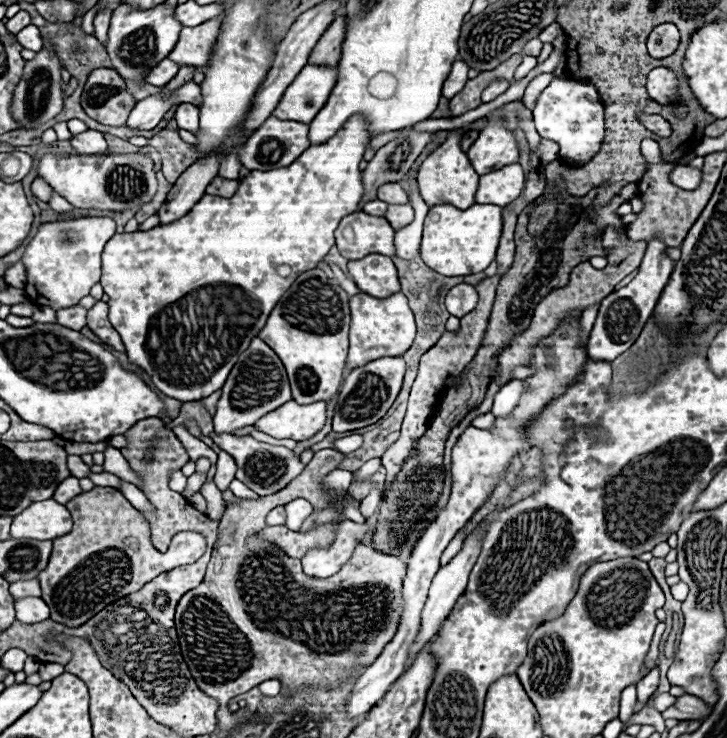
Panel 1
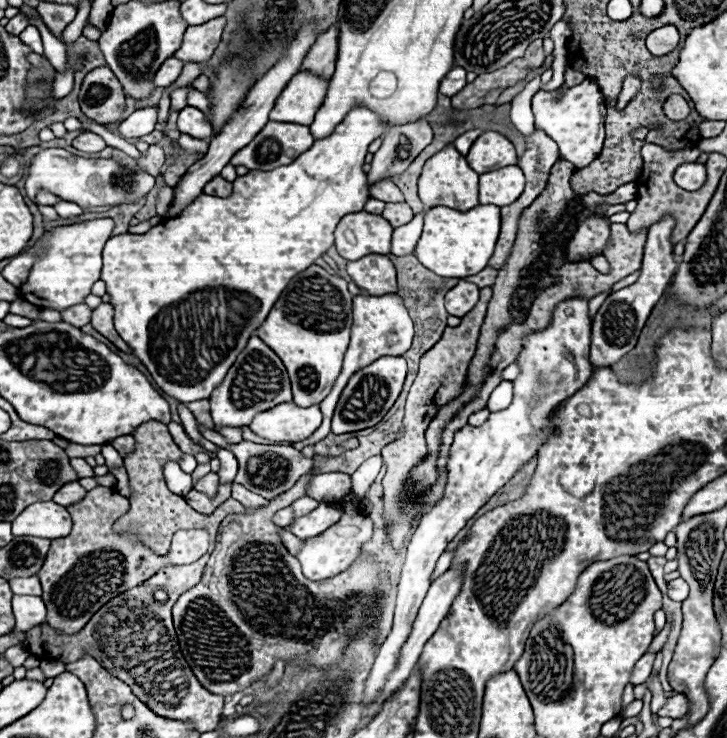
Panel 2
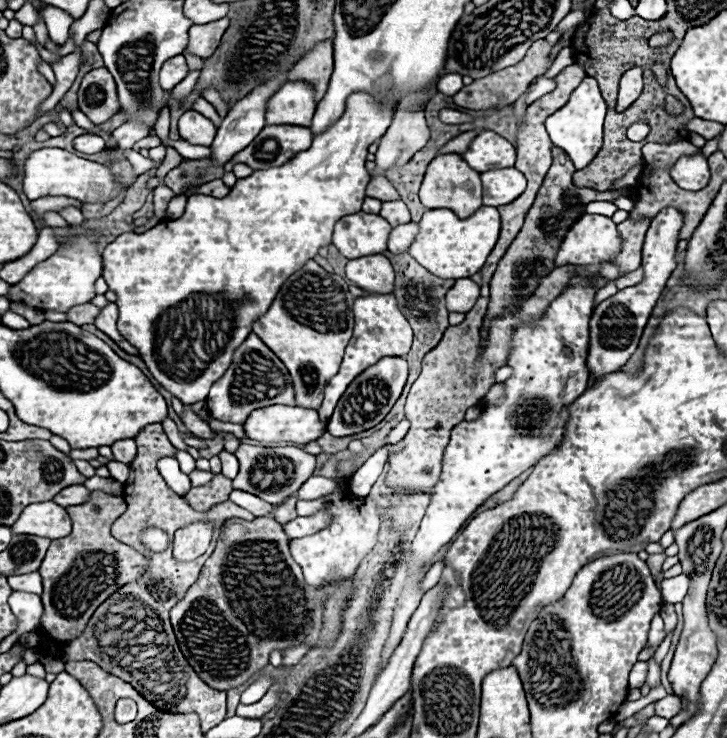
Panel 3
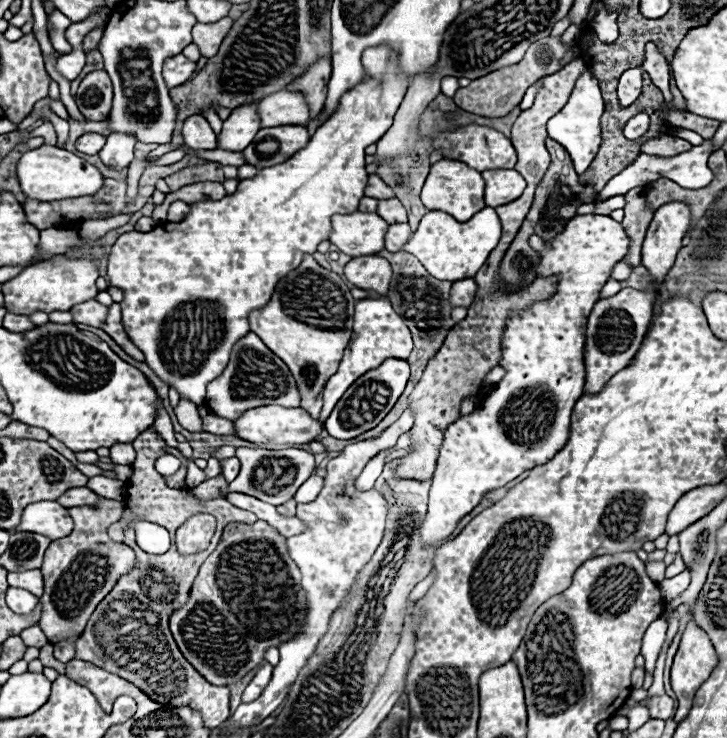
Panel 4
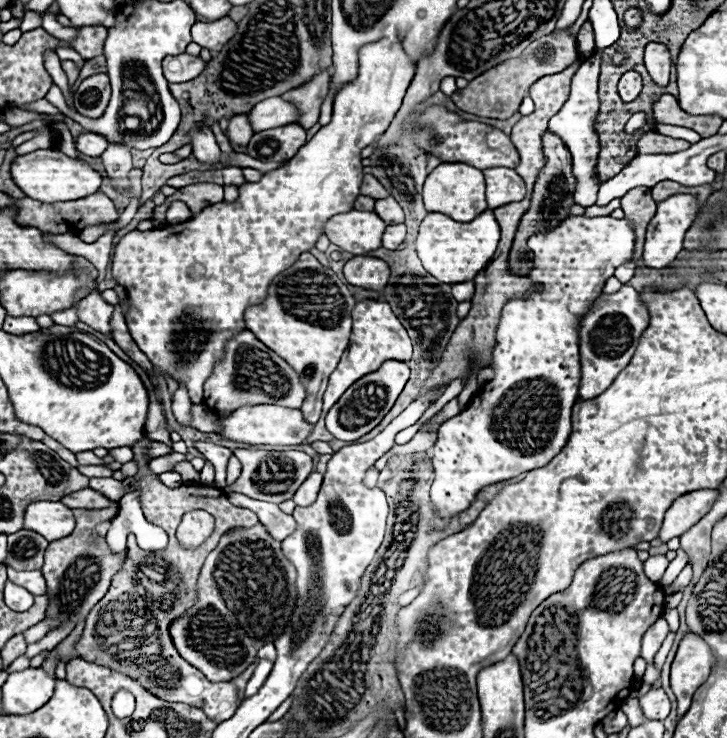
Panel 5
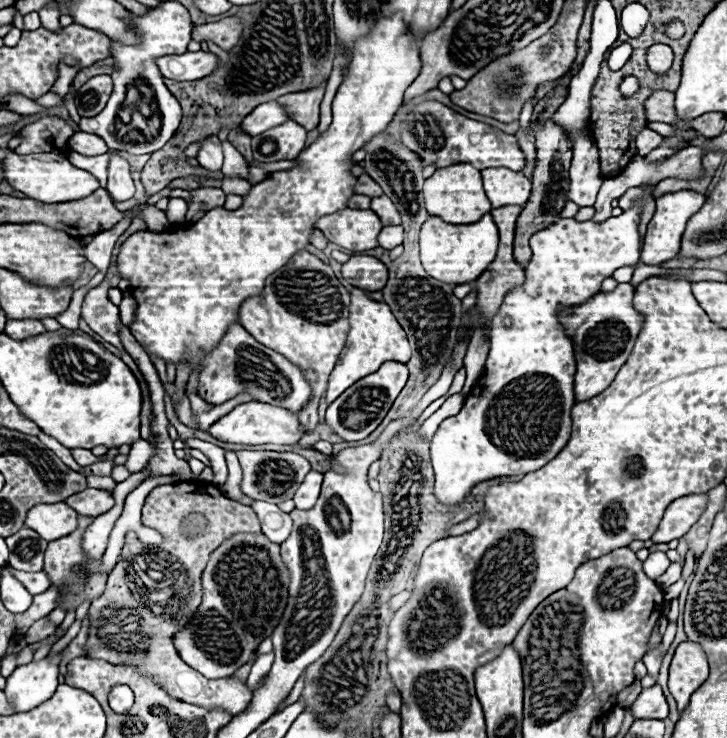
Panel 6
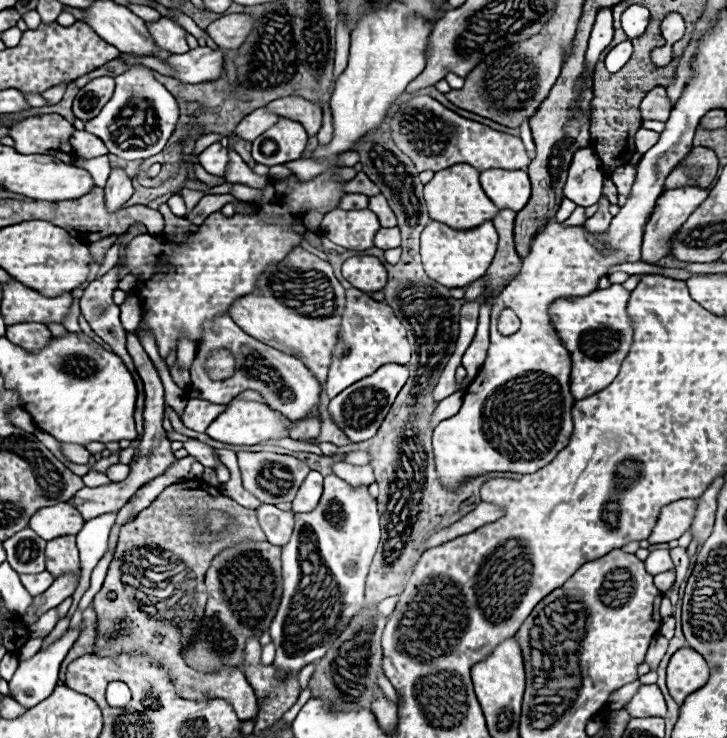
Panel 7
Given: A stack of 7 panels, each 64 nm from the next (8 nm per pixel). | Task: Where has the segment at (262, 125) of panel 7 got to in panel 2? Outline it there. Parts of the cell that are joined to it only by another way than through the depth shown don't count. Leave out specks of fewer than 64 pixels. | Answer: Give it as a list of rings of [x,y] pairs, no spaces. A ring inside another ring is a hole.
[[[310,72],[296,74],[276,98],[274,108],[270,110],[270,120],[310,126],[322,98],[326,96],[326,90],[328,80],[322,80]]]

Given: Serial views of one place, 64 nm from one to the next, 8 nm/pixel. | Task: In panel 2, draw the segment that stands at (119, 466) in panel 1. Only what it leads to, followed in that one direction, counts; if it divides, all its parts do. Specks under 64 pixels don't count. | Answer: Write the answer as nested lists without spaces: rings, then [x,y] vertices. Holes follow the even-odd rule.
[[[110,444],[102,446],[101,454],[106,458],[106,466],[108,466],[108,468],[112,468],[112,466],[122,466],[120,454],[118,454]]]

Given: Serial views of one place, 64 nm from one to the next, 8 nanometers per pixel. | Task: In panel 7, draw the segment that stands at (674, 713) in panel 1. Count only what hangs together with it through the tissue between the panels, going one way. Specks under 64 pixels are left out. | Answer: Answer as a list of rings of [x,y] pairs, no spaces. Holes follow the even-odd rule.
[[[648,684],[638,688],[634,698],[626,704],[626,710],[630,716],[638,716],[638,718],[644,718],[650,714],[666,716],[666,702],[660,688],[656,684]]]

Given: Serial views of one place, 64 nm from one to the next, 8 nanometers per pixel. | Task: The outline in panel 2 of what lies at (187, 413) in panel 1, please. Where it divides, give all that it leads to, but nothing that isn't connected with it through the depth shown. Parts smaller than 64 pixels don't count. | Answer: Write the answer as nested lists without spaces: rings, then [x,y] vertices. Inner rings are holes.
[[[208,400],[192,402],[192,404],[188,404],[188,408],[194,412],[196,420],[198,420],[202,426],[206,426],[206,428],[214,428],[212,418],[210,418],[210,406],[208,406]]]

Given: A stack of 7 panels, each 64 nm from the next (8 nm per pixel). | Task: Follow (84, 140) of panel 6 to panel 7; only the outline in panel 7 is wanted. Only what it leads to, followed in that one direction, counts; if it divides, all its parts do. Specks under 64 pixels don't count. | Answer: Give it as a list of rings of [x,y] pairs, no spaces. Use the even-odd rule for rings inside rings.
[[[74,130],[74,134],[70,136],[70,144],[72,144],[74,152],[82,158],[98,158],[98,156],[108,154],[104,142],[84,130]]]

